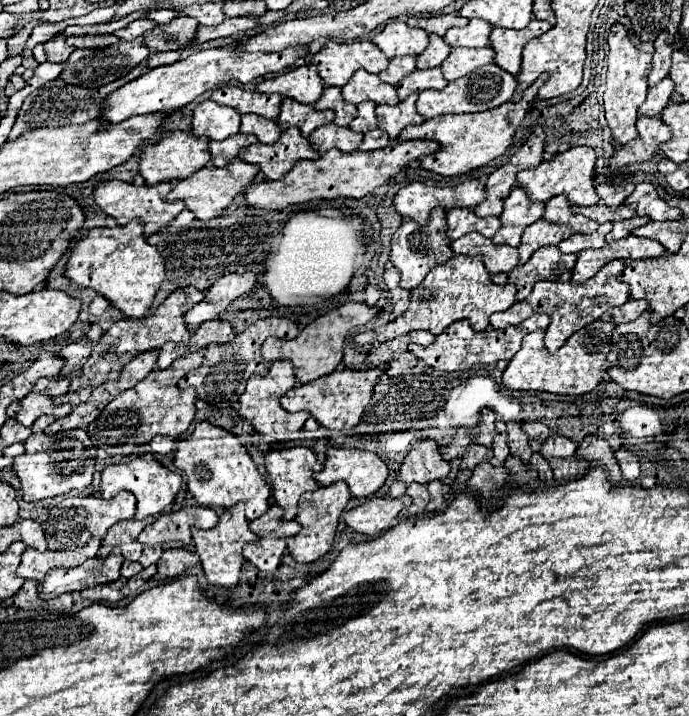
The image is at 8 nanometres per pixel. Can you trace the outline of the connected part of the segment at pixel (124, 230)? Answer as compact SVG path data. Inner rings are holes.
M129 221L123 227L95 227L81 237L65 263L65 277L81 287L103 295L115 309L127 317L143 317L153 303L159 285L165 279L165 261L159 251L143 237L143 223Z

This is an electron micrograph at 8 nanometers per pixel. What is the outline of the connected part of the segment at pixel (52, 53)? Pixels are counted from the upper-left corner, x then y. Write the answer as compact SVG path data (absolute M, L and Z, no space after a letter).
M57 35L55 39L44 43L47 61L51 63L65 63L73 53L73 47L65 43L65 35Z

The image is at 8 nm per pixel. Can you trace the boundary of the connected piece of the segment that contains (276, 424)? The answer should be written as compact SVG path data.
M275 361L271 363L271 369L265 377L253 375L247 381L245 393L239 397L239 415L247 419L257 433L265 435L271 441L281 441L287 433L303 429L303 423L309 419L309 413L289 413L279 405L279 399L297 385L297 379L293 375L293 365L289 361Z

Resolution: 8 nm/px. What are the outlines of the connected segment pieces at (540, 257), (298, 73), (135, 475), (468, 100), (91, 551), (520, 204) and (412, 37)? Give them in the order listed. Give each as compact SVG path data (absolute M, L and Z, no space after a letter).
M553 245L541 247L533 257L509 273L493 275L493 283L513 283L517 287L517 301L523 301L537 281L571 281L577 255L565 255Z
M301 65L273 79L263 79L257 85L257 91L259 93L279 93L283 97L293 97L299 103L313 105L321 97L323 81L317 75L315 67Z
M151 453L135 457L133 461L123 463L123 465L109 465L101 473L101 497L103 499L115 497L119 491L131 491L137 497L135 519L145 519L149 515L161 515L165 507L175 501L179 487L181 487L181 475L157 463Z
M491 63L491 65L479 67L477 71L473 71L467 77L461 77L461 79L455 79L455 81L447 83L447 87L441 89L441 91L431 91L431 89L421 91L419 99L417 99L417 111L421 113L423 119L433 119L433 117L445 115L445 113L489 111L489 109L495 109L495 107L507 103L511 99L513 91L515 91L515 87L517 87L515 77L505 73L495 63Z
M91 539L81 551L37 551L27 547L17 573L23 579L41 581L55 567L79 567L89 557L97 557L101 539Z
M515 187L505 201L505 209L501 213L503 225L497 231L497 235L493 237L493 241L497 245L519 247L525 227L529 227L531 223L541 219L543 211L545 211L545 203L531 201L523 187Z
M391 21L381 33L373 37L373 43L391 59L399 55L419 55L427 47L427 31L409 27L403 21Z

